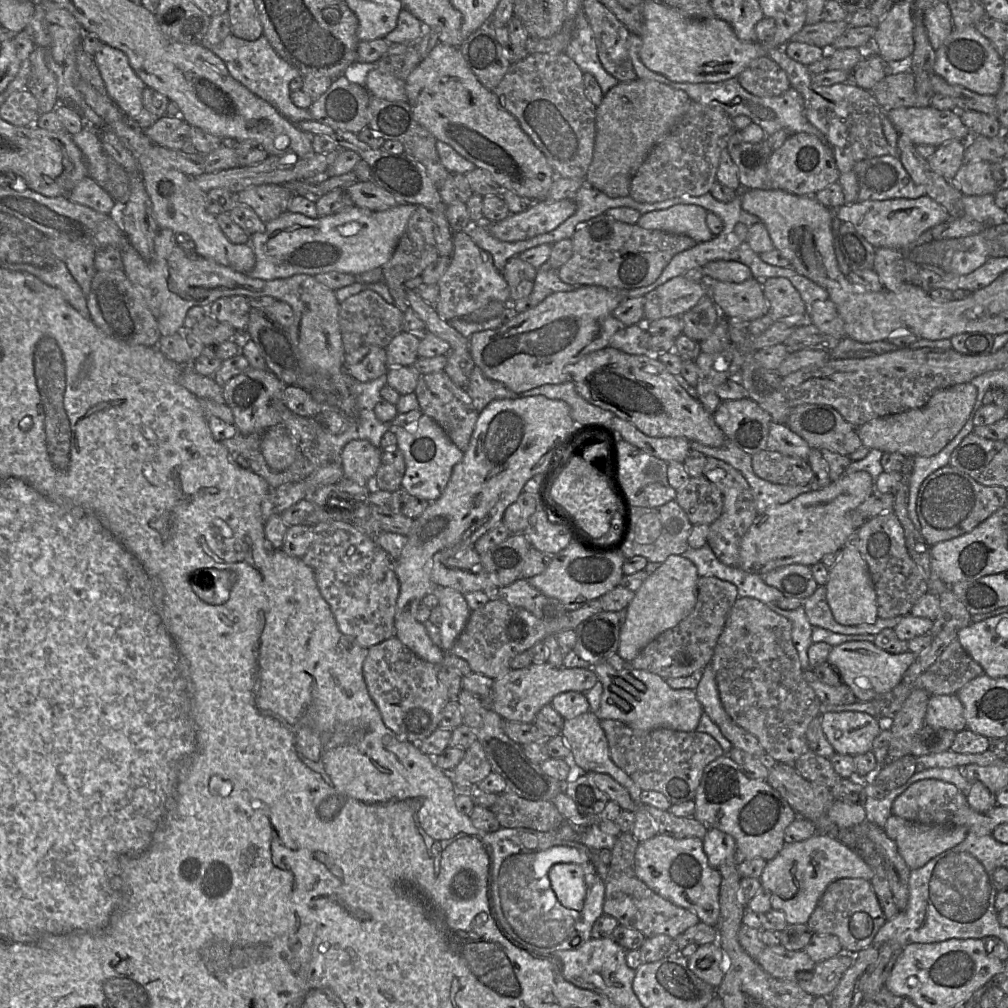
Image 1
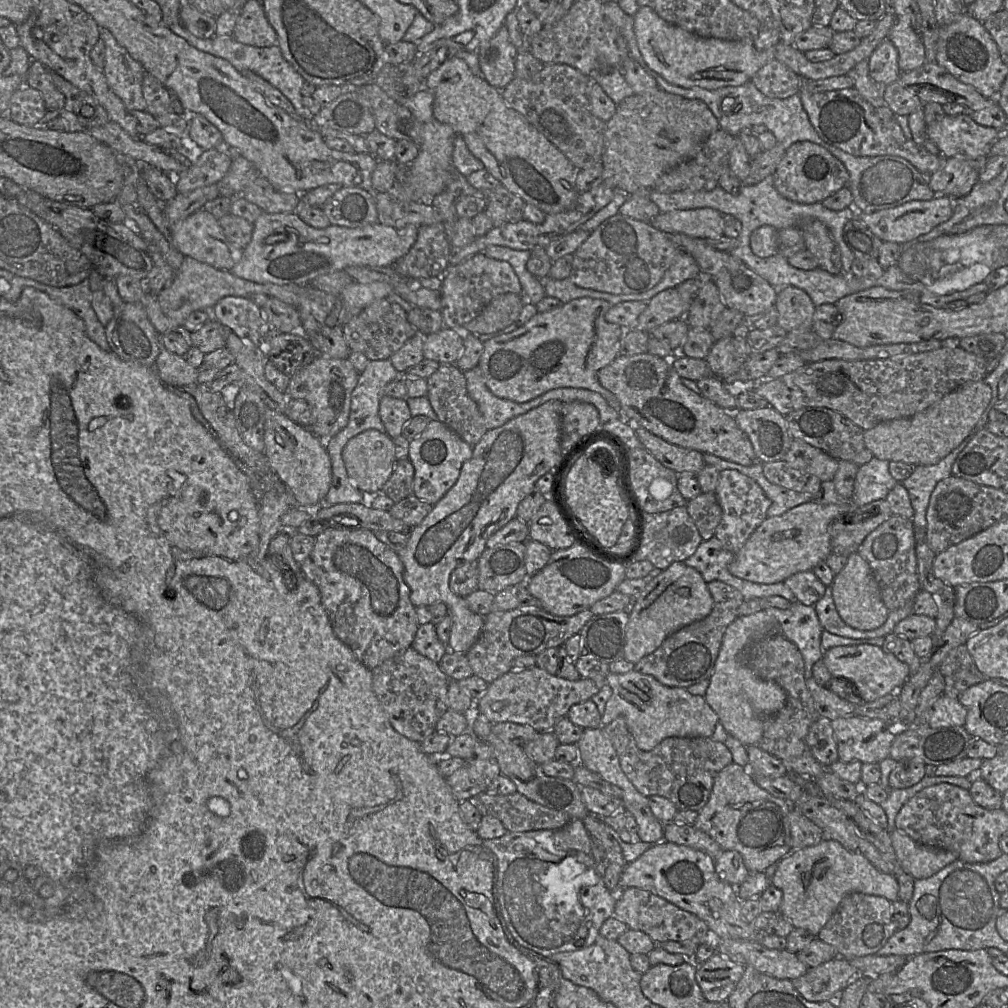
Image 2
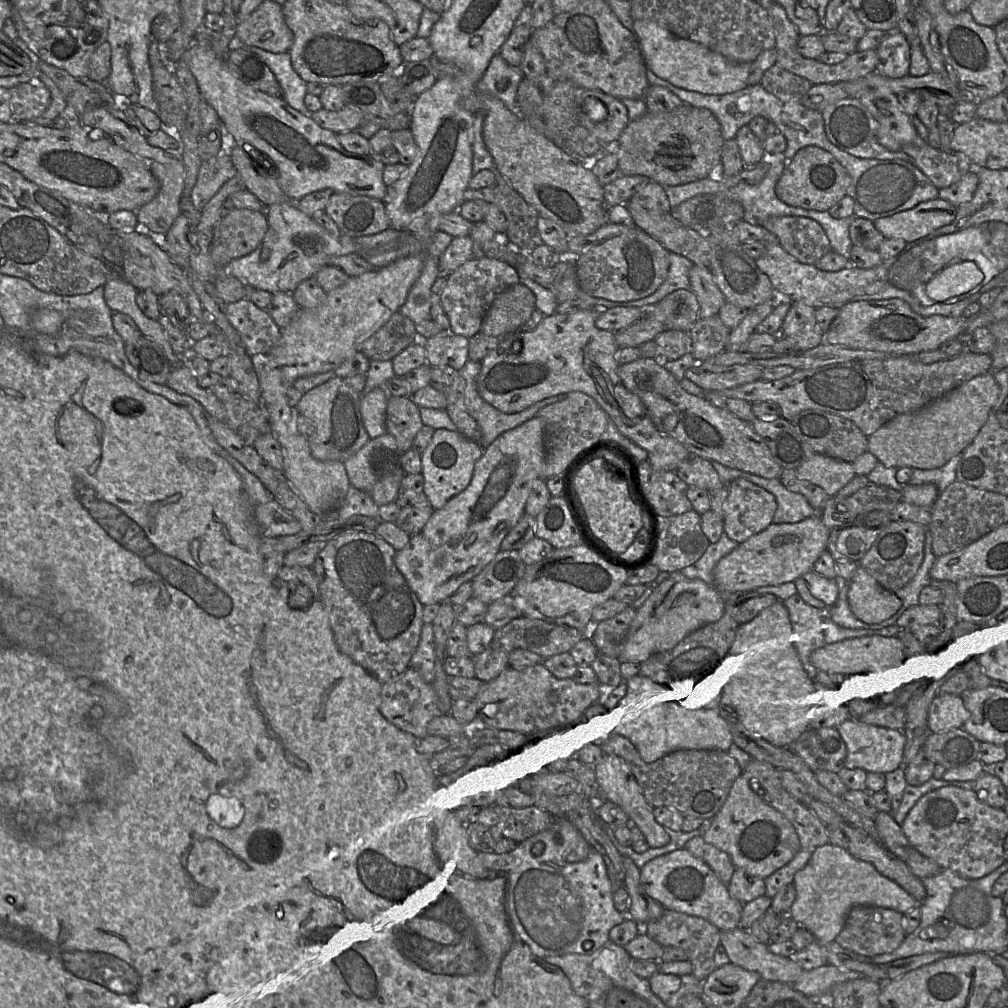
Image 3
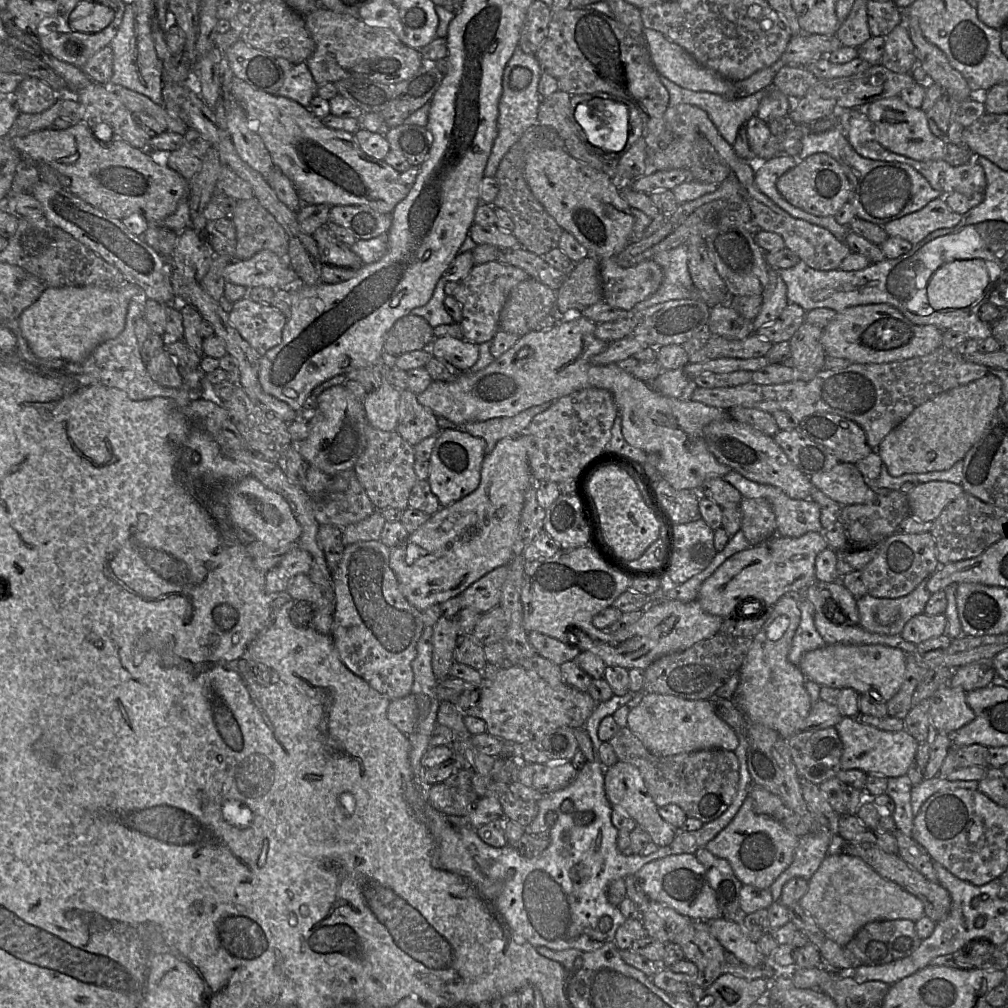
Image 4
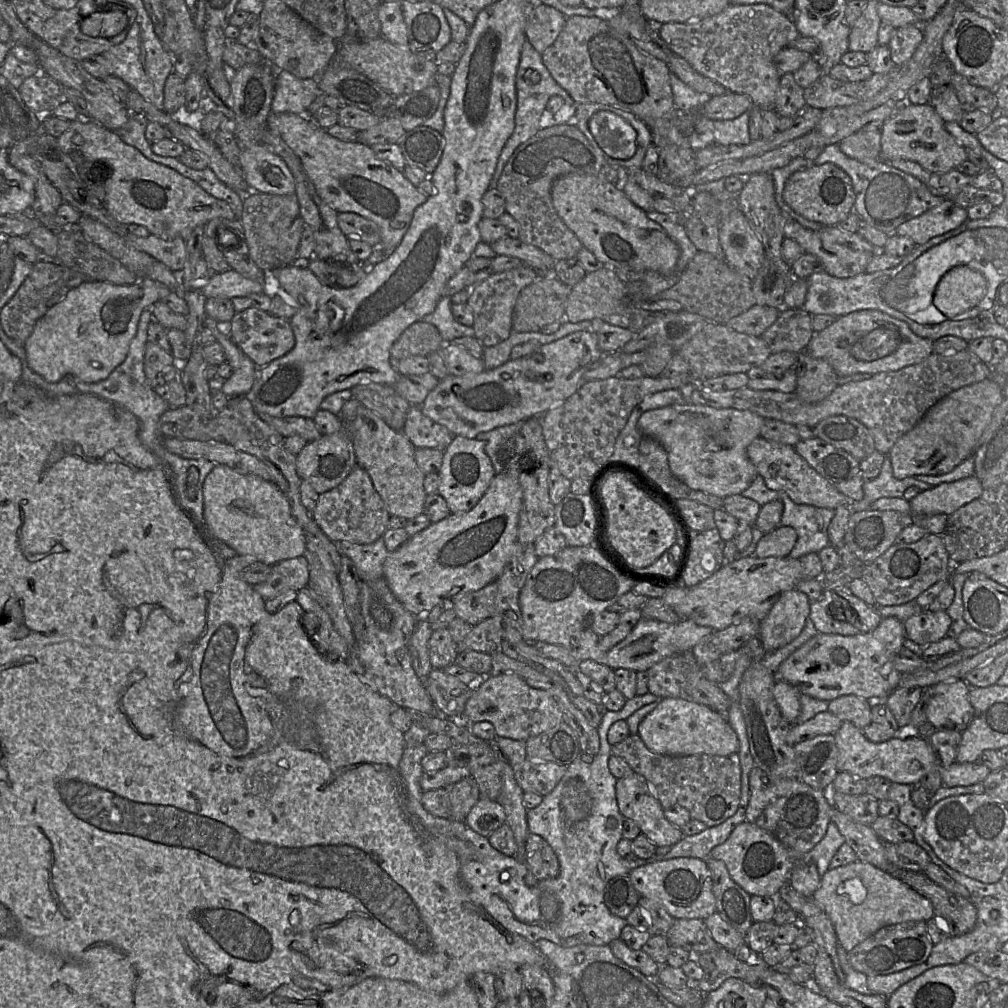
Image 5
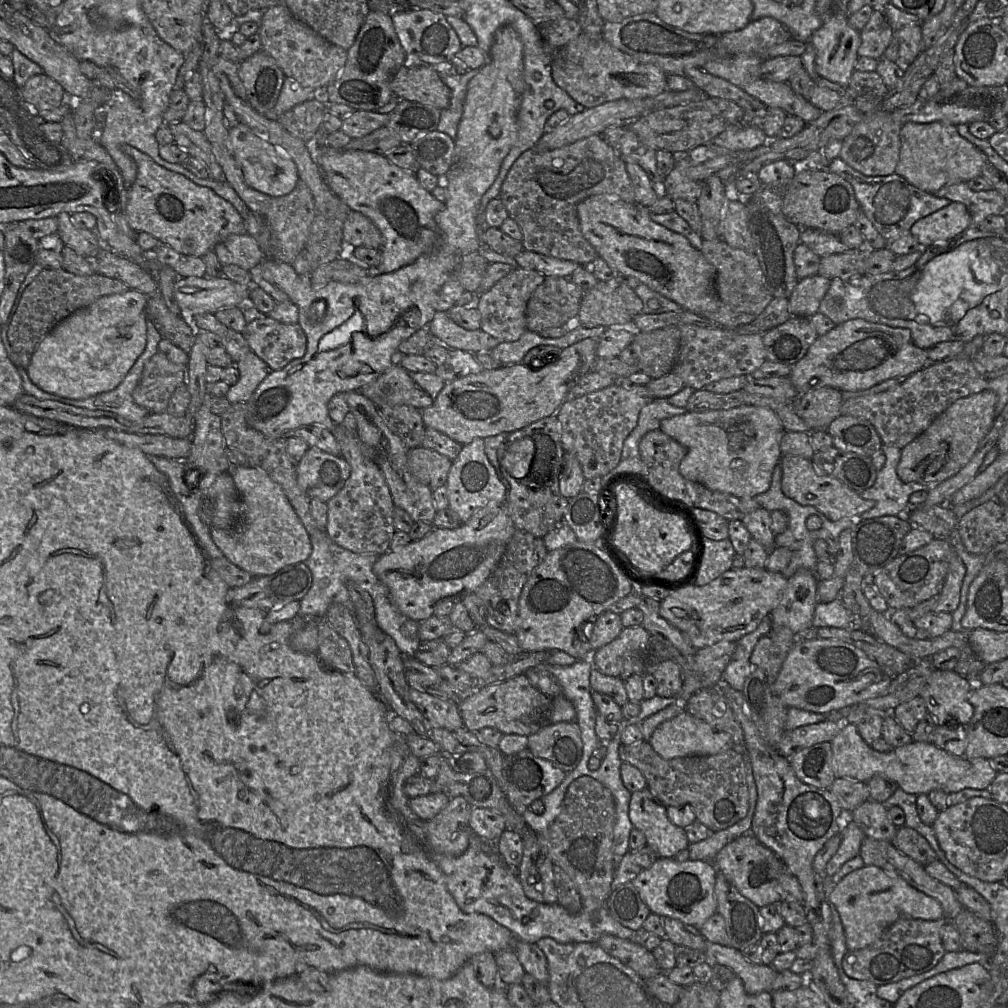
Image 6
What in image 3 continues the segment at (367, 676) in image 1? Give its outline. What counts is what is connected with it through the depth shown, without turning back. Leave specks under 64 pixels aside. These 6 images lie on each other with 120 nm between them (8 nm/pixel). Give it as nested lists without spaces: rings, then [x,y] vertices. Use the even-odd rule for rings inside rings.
[[[411,667],[396,679],[382,684],[381,699],[380,710],[385,719],[419,740],[429,736],[427,727],[430,721],[442,715],[432,684],[425,682],[420,674]]]

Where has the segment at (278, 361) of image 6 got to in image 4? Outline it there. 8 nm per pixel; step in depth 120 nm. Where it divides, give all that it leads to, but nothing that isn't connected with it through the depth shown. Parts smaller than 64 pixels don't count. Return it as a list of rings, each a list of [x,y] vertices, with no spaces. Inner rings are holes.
[[[245,297],[230,305],[228,315],[232,326],[259,356],[281,342],[286,317],[270,305]]]

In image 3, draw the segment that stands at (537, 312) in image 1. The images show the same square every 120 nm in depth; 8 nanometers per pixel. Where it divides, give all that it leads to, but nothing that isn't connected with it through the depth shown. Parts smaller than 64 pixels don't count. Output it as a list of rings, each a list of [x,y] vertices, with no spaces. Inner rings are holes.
[[[592,309],[578,310],[570,313],[555,313],[545,316],[538,326],[525,332],[514,332],[498,336],[501,341],[496,350],[481,361],[478,376],[478,390],[482,398],[498,410],[506,413],[517,413],[543,399],[570,392],[583,392],[592,397],[608,414],[619,431],[645,449],[648,461],[657,471],[674,471],[679,463],[687,460],[692,454],[676,439],[660,432],[650,419],[640,398],[629,391],[618,375],[619,363],[616,360],[618,349],[615,333],[596,327],[598,312]]]

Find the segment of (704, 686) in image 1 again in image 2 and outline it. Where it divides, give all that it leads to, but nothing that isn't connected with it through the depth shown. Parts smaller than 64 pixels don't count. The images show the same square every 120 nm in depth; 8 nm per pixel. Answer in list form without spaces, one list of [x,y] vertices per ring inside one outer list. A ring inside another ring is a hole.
[[[764,610],[737,617],[724,633],[714,671],[704,695],[725,731],[746,746],[759,745],[763,735],[763,720],[784,707],[786,693],[778,683],[758,677],[744,663],[744,649],[755,639],[778,633],[778,621]]]

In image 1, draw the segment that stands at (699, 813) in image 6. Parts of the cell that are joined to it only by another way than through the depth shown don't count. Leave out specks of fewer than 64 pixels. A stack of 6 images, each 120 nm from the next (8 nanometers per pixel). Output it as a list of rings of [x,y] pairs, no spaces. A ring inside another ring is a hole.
[[[600,720],[612,761],[642,790],[662,793],[672,804],[695,799],[705,767],[725,755],[721,745],[709,734],[682,732],[667,728],[636,730],[619,720]]]

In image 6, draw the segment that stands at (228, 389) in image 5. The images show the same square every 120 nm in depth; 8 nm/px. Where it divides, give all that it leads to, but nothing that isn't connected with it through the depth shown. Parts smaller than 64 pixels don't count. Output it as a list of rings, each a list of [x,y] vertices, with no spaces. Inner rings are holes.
[[[253,351],[234,365],[239,371],[239,379],[229,387],[226,398],[231,404],[248,402],[259,384],[269,374],[270,369]]]

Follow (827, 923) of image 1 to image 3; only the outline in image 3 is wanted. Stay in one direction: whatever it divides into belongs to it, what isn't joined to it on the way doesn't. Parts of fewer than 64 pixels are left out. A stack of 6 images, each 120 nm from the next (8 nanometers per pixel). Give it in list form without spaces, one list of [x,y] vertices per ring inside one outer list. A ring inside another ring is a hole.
[[[868,905],[853,906],[835,942],[844,949],[868,958],[892,952],[902,944],[907,936],[902,927],[903,916],[902,913],[888,908]]]

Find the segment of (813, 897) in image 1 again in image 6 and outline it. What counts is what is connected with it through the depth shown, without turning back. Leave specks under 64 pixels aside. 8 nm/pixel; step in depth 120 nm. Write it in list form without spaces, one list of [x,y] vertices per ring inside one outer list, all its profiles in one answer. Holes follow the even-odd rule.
[[[865,865],[847,874],[834,885],[828,895],[828,901],[840,915],[849,951],[871,945],[901,918],[929,921],[944,918],[943,907],[935,898],[915,889],[894,872],[877,866]]]

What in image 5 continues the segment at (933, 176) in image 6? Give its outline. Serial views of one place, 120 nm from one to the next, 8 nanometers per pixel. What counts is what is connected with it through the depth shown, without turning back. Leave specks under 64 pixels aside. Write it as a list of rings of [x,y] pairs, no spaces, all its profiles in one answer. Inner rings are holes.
[[[900,104],[898,111],[887,119],[881,127],[881,156],[889,162],[893,159],[904,159],[918,163],[930,172],[948,172],[968,159],[966,149],[946,130],[945,121],[930,104]]]

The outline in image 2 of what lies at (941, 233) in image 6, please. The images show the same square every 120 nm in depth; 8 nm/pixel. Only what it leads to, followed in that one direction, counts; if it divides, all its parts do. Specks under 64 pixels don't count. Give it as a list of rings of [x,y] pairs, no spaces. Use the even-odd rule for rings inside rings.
[[[936,195],[931,200],[913,200],[894,208],[878,210],[872,213],[856,211],[856,218],[861,220],[872,233],[883,242],[903,244],[927,234],[936,226],[946,222],[954,212],[954,200],[945,195]]]

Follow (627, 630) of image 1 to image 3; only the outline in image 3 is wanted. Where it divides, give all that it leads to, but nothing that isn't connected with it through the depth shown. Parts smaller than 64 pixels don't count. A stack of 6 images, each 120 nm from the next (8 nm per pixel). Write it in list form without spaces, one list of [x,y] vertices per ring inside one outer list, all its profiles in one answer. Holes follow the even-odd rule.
[[[681,571],[673,572],[636,610],[618,660],[620,663],[641,664],[654,654],[672,649],[700,627],[717,622],[724,610],[725,602],[714,586],[700,579],[688,579]]]

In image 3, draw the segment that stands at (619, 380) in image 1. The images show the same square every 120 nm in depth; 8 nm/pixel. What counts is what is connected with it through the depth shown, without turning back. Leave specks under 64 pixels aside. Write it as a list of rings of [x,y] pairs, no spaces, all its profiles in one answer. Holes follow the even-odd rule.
[[[643,358],[621,364],[618,375],[623,385],[636,394],[656,428],[682,444],[692,455],[716,461],[729,468],[738,469],[767,479],[779,479],[783,468],[773,458],[767,444],[753,429],[751,423],[746,422],[727,410],[714,406],[704,397],[686,392],[674,376],[663,366],[663,361],[654,358]]]

